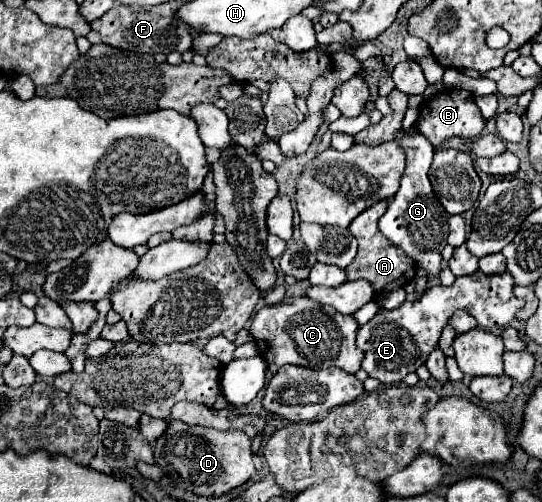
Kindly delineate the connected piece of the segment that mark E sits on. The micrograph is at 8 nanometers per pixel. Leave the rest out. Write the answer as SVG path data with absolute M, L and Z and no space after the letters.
M475 271L473 275L457 277L451 287L433 285L427 287L427 291L415 301L405 301L393 311L379 311L357 331L357 347L365 351L363 369L369 373L369 377L375 377L385 385L403 381L405 375L415 373L417 367L427 361L429 353L437 347L443 327L457 309L469 311L483 329L507 327L515 319L515 313L525 305L523 299L513 295L513 287L515 281L509 271L497 275Z

